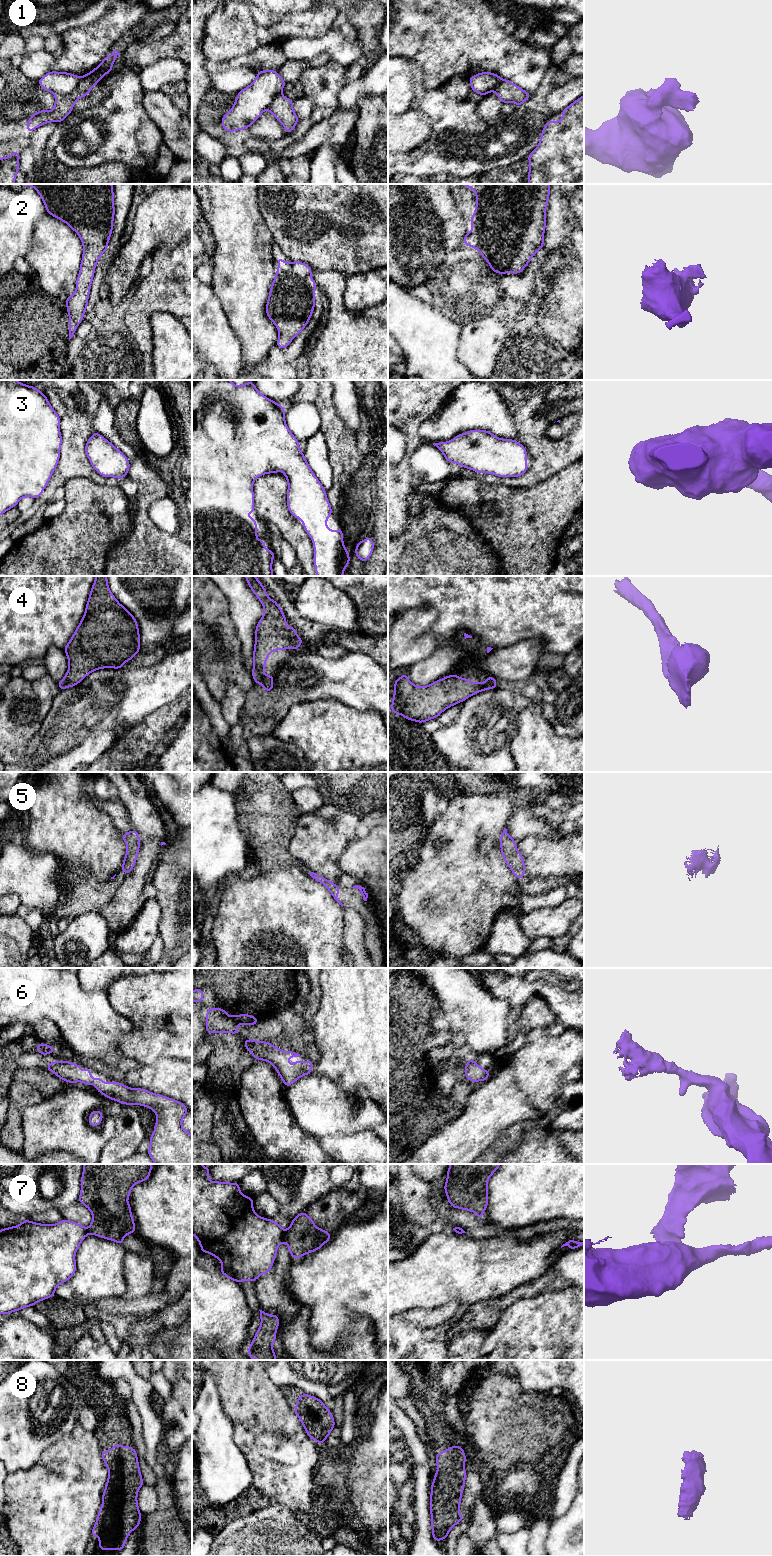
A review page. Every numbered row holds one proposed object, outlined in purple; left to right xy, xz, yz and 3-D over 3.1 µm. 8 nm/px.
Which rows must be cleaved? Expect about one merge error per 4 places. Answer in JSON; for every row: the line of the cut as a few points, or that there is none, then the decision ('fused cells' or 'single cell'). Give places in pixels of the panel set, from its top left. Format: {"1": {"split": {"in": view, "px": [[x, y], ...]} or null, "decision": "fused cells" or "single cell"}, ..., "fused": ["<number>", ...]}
{"1": {"split": {"in": "xy", "px": [[81, 77], [78, 85], [68, 94], [55, 94]]}, "decision": "fused cells"}, "2": {"split": null, "decision": "single cell"}, "3": {"split": null, "decision": "single cell"}, "4": {"split": null, "decision": "single cell"}, "5": {"split": null, "decision": "single cell"}, "6": {"split": null, "decision": "single cell"}, "7": {"split": {"in": "xz", "px": [[285, 1231], [284, 1240]]}, "decision": "fused cells"}, "8": {"split": null, "decision": "single cell"}, "fused": ["1", "7"]}

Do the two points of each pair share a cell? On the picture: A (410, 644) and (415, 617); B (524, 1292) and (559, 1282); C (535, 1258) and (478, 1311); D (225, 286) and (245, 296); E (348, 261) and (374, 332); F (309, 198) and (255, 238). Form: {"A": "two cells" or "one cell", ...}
{"A": "one cell", "B": "one cell", "C": "two cells", "D": "one cell", "E": "two cells", "F": "two cells"}

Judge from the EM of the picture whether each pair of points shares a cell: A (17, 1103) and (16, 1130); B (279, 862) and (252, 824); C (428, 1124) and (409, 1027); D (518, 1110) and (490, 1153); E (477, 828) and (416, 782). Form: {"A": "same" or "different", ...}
{"A": "same", "B": "same", "C": "same", "D": "different", "E": "different"}

